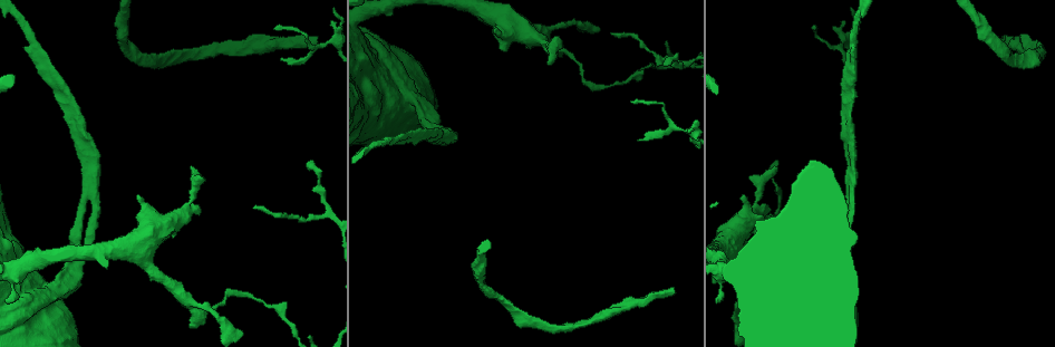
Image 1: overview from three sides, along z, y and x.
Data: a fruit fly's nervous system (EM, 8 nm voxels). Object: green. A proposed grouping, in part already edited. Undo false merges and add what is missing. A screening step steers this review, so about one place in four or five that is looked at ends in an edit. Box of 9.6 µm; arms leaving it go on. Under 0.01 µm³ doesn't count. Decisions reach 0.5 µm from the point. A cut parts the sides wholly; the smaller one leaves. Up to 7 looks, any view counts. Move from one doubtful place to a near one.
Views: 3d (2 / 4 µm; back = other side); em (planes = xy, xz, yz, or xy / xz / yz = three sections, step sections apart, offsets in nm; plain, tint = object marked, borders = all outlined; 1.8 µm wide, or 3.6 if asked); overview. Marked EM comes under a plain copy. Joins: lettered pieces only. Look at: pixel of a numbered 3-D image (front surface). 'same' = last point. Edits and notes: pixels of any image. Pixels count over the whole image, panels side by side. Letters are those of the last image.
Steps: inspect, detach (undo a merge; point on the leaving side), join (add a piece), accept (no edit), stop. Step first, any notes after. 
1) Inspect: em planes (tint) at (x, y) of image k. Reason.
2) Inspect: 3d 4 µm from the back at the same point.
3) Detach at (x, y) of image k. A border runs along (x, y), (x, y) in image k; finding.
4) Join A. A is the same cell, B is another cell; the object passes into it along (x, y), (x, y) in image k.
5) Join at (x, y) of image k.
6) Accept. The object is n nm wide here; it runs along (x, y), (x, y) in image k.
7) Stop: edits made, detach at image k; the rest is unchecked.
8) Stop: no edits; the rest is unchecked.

Inspect: em xz step 8 (borders) at (1002, 37) of image 1. Branch stops here.

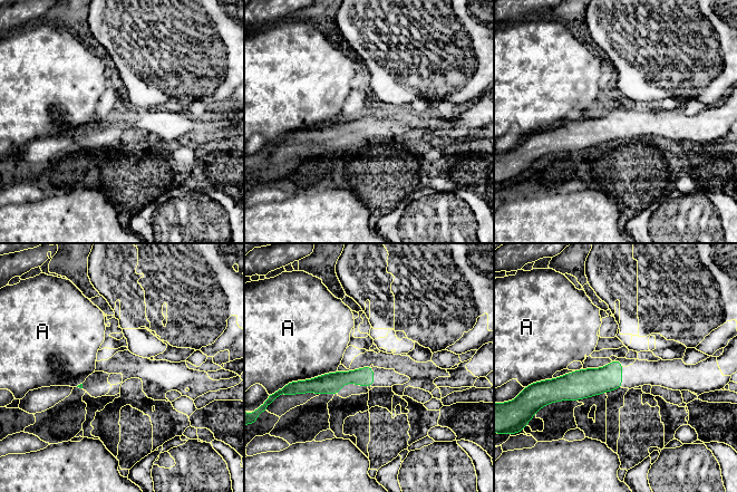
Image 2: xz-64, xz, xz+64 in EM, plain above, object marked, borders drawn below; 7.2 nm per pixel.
Inspect: em planes (borders) at the same point. Cut it another way.

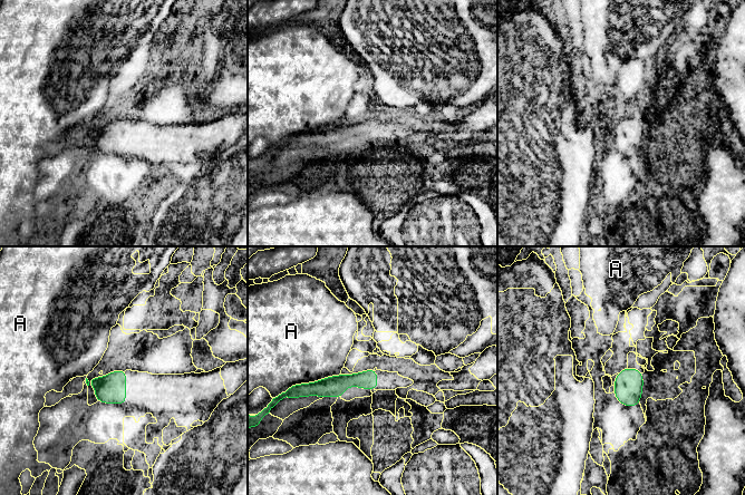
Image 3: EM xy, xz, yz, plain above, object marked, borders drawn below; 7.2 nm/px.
Accept. The object is 130 nm wide here; the longest contact is with A, 320 nm; A is another cell; none of them fits.

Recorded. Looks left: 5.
Inspect: em 3.6 µm yz step 4 (tint) at (64, 289) of image 1.

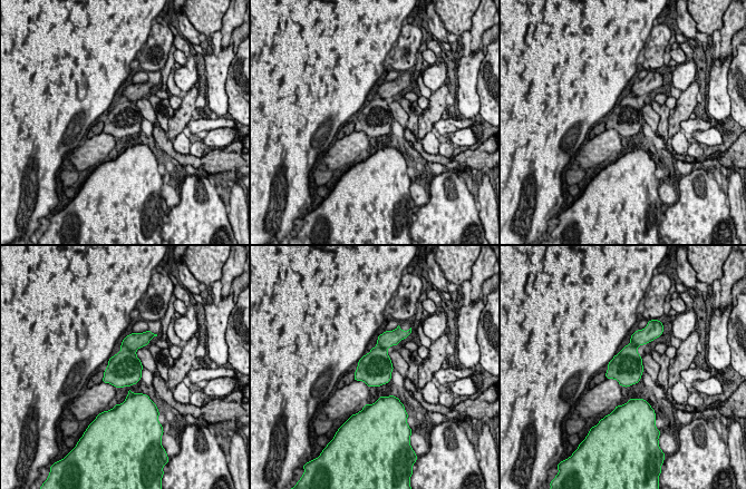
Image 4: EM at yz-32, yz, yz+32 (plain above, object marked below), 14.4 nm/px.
Inspect: em 3.6 µm xy step 4 (borders) at the same point. Cut it another way.

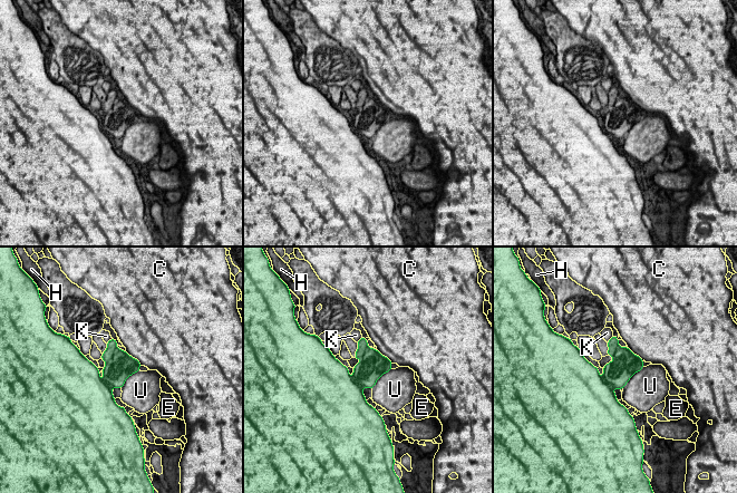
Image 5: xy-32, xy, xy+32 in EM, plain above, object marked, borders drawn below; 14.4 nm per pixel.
Detach at (618, 373) of image 5. C, E, H, K and U are other cells; a second neuron is stuck on.

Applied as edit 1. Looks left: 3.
Stop: edits made, detach at image 5; the rest is unchecked.

